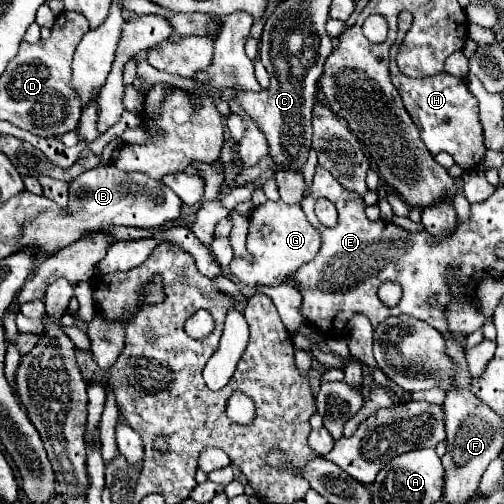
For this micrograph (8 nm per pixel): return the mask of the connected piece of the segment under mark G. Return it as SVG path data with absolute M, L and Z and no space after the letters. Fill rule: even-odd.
M282 200L278 202L266 202L250 214L250 226L248 226L248 236L246 236L246 250L252 256L252 260L246 258L234 258L230 262L230 272L234 278L238 278L244 286L256 286L256 284L280 284L284 278L292 272L296 272L302 264L310 262L322 246L320 232L308 222L306 214L298 204L284 204ZM262 226L270 226L270 234L262 234Z

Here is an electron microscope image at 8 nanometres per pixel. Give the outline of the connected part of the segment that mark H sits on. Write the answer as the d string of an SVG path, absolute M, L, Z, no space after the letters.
M400 12L398 16L398 38L390 46L390 80L400 92L404 106L414 120L416 128L420 130L420 138L424 146L432 152L448 152L458 166L464 170L476 170L486 154L484 138L482 138L482 124L478 118L478 98L474 98L466 86L466 80L454 78L448 74L436 74L430 78L408 78L396 66L396 52L400 42L404 40L406 32L412 26L412 14Z

